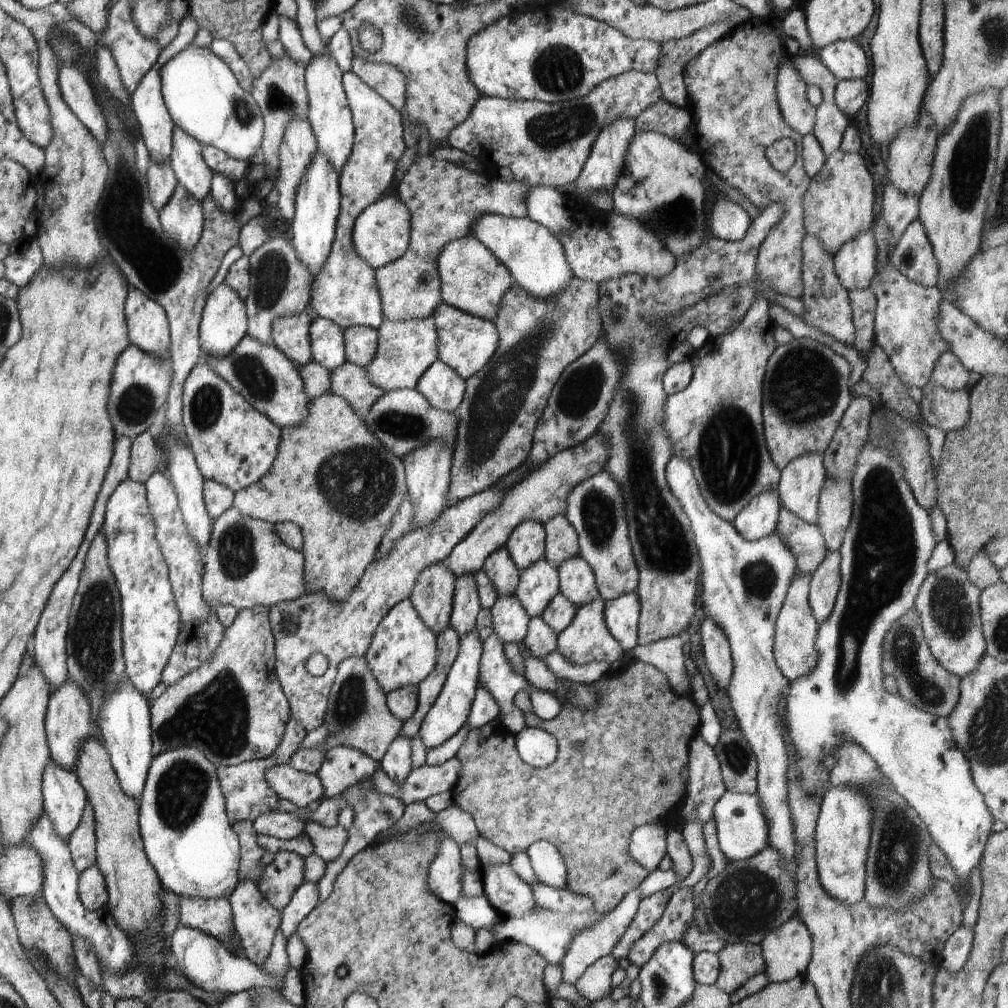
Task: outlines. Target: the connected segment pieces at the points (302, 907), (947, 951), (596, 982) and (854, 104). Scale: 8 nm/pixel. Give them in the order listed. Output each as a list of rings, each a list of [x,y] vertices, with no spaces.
[[[304,882],[292,896],[292,901],[281,913],[280,932],[284,940],[296,934],[300,922],[318,907],[318,888],[314,882]]]
[[[962,926],[958,928],[946,942],[946,946],[942,950],[941,967],[952,974],[960,972],[966,962],[968,962],[968,956],[972,952],[972,946],[974,946],[974,926]]]
[[[608,955],[594,962],[586,968],[586,972],[580,976],[580,980],[574,984],[574,989],[584,1000],[596,1002],[608,996],[612,990],[612,974],[617,968],[625,964],[618,958]]]
[[[863,79],[839,81],[835,87],[835,106],[848,118],[858,116],[869,96],[868,82]]]

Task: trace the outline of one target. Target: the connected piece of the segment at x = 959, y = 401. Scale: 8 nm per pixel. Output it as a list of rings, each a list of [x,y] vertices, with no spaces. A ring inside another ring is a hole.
[[[929,381],[922,388],[921,412],[928,425],[940,428],[946,434],[962,430],[970,420],[969,394],[966,390],[950,392]]]

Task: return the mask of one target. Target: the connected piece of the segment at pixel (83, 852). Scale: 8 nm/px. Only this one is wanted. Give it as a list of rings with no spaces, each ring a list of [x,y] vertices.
[[[90,802],[86,804],[78,830],[70,834],[68,845],[74,869],[79,874],[96,865],[96,818]]]

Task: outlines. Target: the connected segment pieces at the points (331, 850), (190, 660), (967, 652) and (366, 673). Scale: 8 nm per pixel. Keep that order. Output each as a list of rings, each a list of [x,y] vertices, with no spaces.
[[[306,820],[304,824],[306,824],[305,834],[312,838],[310,841],[314,846],[313,853],[326,863],[338,860],[348,841],[348,832],[339,825],[326,828],[312,820]]]
[[[157,469],[150,476],[150,479],[146,480],[145,489],[150,514],[152,514],[154,528],[156,528],[156,540],[158,540],[162,558],[164,558],[169,571],[172,593],[176,608],[180,612],[180,623],[182,625],[172,656],[170,656],[170,660],[168,660],[168,664],[160,676],[160,683],[168,689],[170,686],[174,686],[182,676],[200,668],[204,660],[208,662],[212,658],[216,646],[224,638],[226,628],[222,626],[218,616],[210,610],[202,598],[203,554],[200,554],[198,546],[188,536],[188,530],[184,526],[179,501],[171,481],[166,478],[164,472]]]
[[[950,564],[927,574],[913,607],[918,612],[918,622],[932,656],[959,680],[966,678],[966,674],[974,674],[986,652],[980,617],[980,594],[980,590],[968,580],[967,572]]]
[[[350,656],[338,666],[337,679],[334,680],[328,696],[326,706],[326,718],[323,724],[328,726],[330,734],[326,736],[326,746],[314,748],[314,750],[298,750],[288,762],[294,770],[304,773],[317,774],[320,771],[324,754],[334,746],[350,746],[374,761],[381,762],[386,756],[388,748],[393,744],[402,732],[402,720],[398,720],[387,708],[387,695],[382,692],[378,682],[374,680],[374,674],[368,666],[368,660],[364,656]]]

